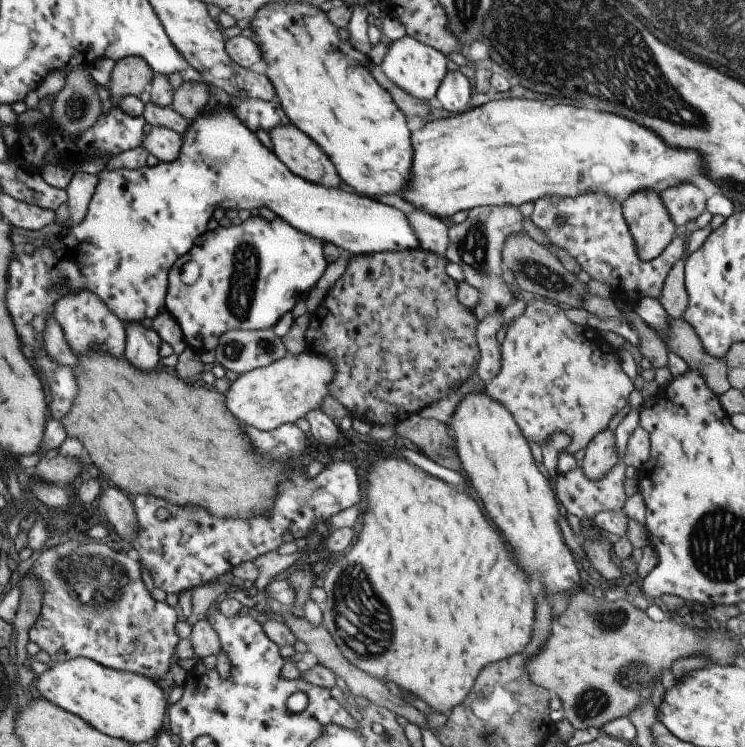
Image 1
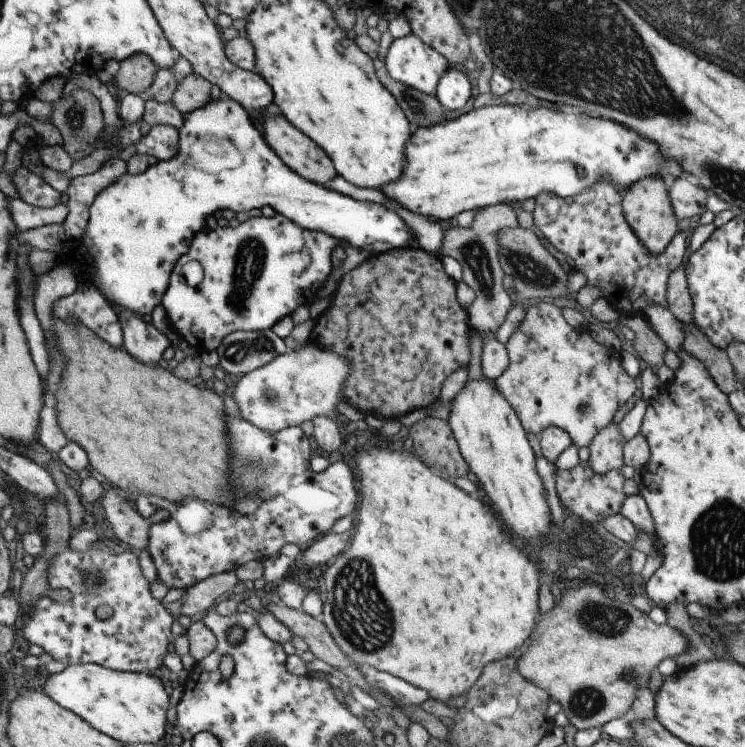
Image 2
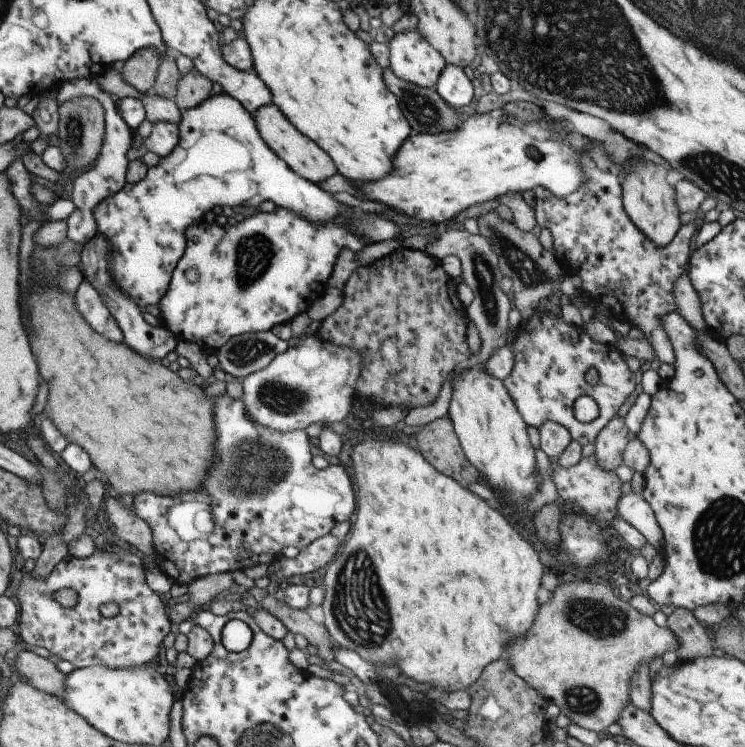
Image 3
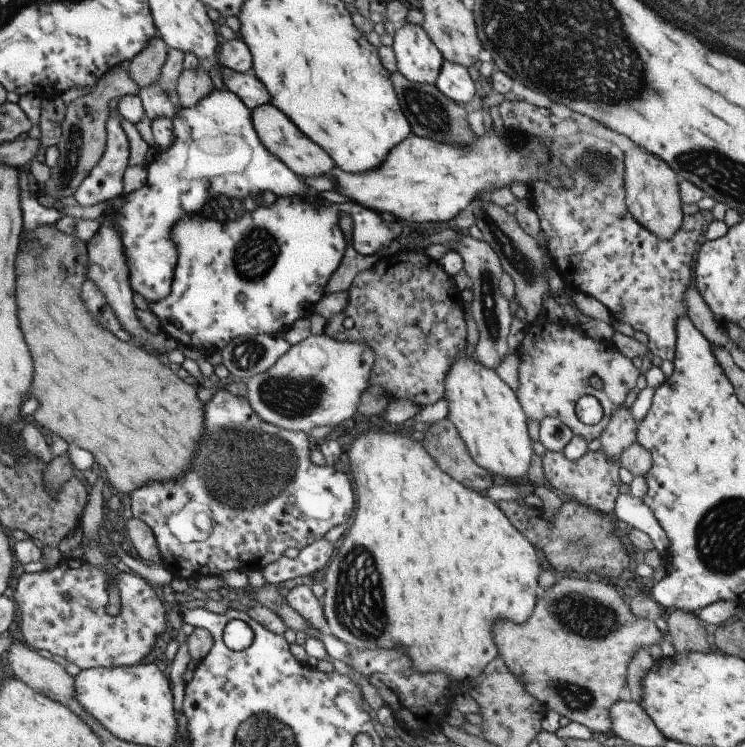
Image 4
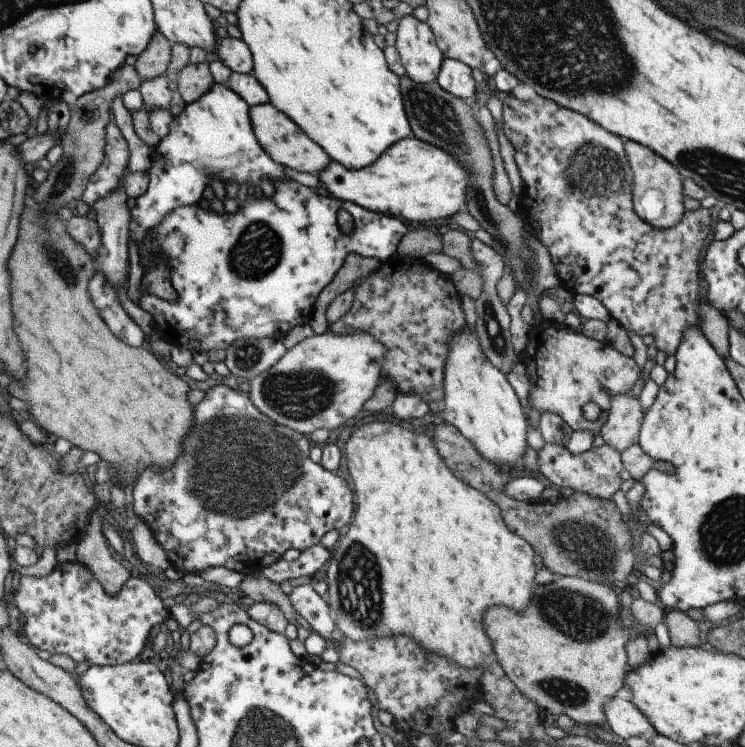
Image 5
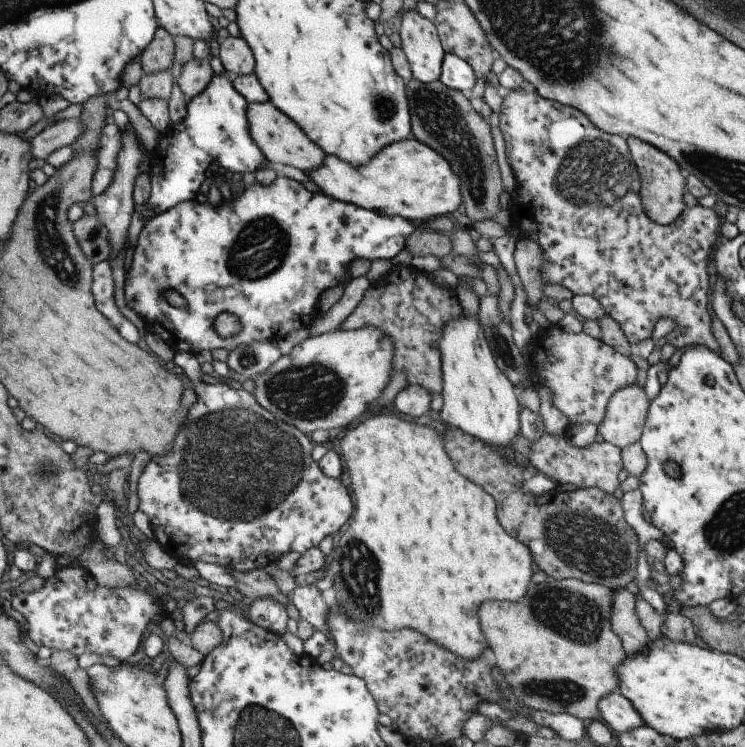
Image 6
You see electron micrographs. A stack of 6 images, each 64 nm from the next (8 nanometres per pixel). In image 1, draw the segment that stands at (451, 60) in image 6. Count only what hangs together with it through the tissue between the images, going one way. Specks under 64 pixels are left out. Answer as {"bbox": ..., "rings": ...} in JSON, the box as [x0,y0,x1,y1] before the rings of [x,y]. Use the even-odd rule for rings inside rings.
{"bbox":[436,71,472,115],"rings":[[[457,71],[446,74],[436,97],[444,109],[454,115],[460,115],[468,111],[471,95],[472,90],[468,78]]]}

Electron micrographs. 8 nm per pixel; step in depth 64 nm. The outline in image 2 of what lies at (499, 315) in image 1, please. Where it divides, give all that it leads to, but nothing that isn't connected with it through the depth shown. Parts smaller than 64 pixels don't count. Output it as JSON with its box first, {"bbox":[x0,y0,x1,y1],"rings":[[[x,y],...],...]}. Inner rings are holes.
{"bbox":[478,331,509,382],"rings":[[[491,331],[478,332],[483,339],[482,346],[482,374],[486,380],[493,382],[509,367],[509,357],[504,344],[501,344]]]}

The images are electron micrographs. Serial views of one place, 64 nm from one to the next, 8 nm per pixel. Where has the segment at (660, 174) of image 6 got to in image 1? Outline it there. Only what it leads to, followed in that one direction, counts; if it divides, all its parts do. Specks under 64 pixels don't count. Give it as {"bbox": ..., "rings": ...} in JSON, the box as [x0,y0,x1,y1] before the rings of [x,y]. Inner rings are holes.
{"bbox":[621,189,677,261],"rings":[[[647,189],[646,191],[632,194],[632,196],[621,203],[624,221],[634,240],[638,257],[642,261],[654,260],[654,258],[660,256],[676,237],[675,232],[677,228],[670,219],[659,194],[653,189]]]}

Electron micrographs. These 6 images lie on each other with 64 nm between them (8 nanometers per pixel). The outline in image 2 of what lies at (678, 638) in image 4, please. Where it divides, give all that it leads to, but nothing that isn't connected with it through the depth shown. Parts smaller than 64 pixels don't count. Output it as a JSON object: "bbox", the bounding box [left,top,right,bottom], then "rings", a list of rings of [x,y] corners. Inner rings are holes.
{"bbox":[664,601,715,672],"rings":[[[674,601],[664,608],[667,613],[667,622],[673,628],[680,630],[689,640],[687,650],[674,660],[676,662],[676,670],[678,672],[686,669],[689,670],[699,663],[713,660],[715,658],[714,654],[704,643],[704,636],[696,632],[690,623],[690,616],[686,611],[686,605]]]}

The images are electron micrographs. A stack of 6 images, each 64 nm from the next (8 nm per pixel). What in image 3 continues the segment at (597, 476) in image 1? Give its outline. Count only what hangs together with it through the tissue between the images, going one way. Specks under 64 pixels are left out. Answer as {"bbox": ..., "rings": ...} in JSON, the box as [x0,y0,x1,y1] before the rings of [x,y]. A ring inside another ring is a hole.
{"bbox":[594,416,632,471],"rings":[[[616,416],[598,434],[594,442],[594,454],[597,466],[604,471],[615,471],[623,465],[623,453],[632,440],[623,418]]]}

